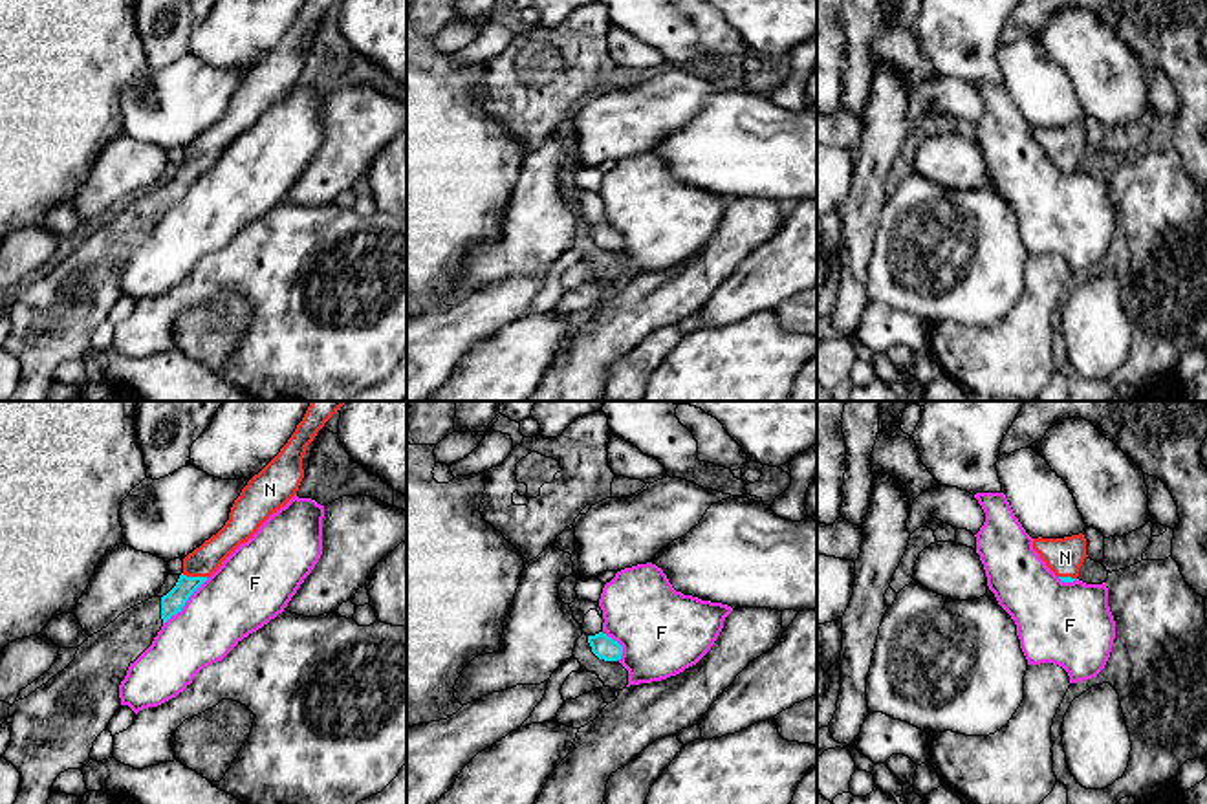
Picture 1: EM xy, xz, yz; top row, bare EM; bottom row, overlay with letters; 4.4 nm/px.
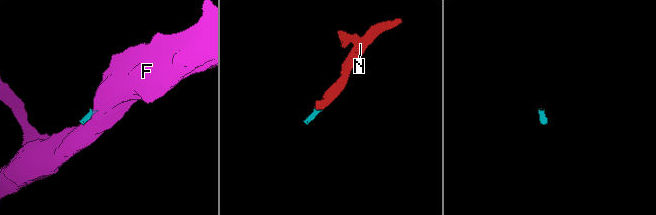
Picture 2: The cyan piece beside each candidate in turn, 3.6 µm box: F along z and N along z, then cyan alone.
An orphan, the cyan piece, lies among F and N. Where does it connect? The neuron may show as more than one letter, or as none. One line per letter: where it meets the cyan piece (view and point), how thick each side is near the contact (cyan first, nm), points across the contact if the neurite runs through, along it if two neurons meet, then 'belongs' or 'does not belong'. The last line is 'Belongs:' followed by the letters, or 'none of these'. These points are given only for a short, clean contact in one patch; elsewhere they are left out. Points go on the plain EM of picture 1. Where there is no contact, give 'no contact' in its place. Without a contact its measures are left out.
F: contact xy (187, 189); calibres 90 and 320 nm; border xy (207, 167), (163, 215); does not belong
N: contact xy (195, 167); calibres 90 and 140 nm; belongs
Belongs: N

